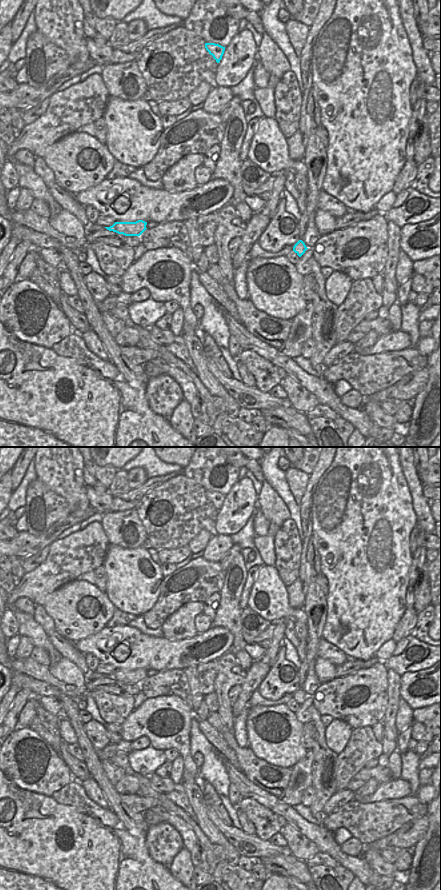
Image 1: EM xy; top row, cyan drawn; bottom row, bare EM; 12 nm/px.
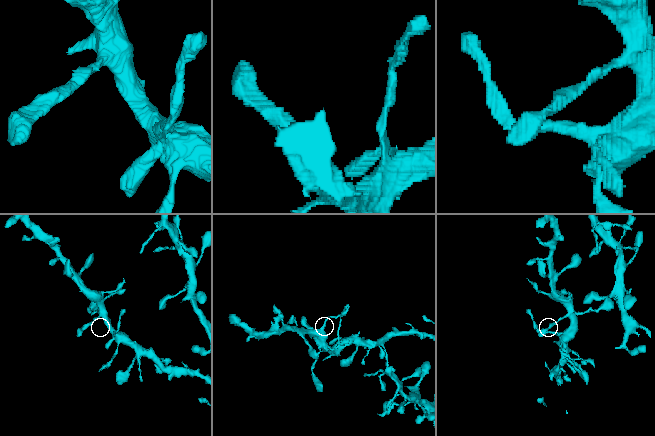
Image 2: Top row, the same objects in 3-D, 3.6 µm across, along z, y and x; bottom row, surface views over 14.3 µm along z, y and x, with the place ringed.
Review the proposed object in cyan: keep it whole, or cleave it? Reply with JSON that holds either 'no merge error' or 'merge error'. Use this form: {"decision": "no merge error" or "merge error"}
{"decision": "merge error"}

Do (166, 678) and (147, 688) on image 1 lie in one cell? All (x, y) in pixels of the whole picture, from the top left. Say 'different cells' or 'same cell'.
same cell

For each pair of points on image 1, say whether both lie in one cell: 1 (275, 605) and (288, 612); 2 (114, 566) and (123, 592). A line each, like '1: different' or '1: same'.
1: same
2: same

